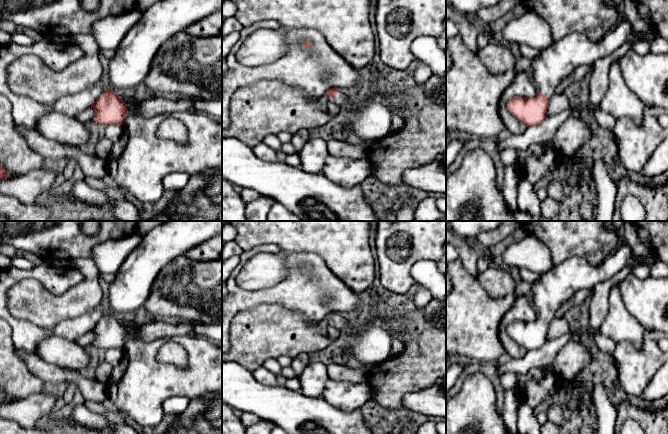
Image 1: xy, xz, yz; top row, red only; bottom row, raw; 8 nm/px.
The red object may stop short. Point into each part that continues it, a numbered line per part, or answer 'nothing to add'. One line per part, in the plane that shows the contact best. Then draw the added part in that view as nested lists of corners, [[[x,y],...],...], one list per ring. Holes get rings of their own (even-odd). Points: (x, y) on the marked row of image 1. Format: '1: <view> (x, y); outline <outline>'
1: xz (368, 119); outline [[[339,89],[335,97],[329,101],[340,106],[348,115],[350,127],[364,143],[372,139],[380,139],[390,133],[393,113],[373,98],[357,99],[351,103]]]

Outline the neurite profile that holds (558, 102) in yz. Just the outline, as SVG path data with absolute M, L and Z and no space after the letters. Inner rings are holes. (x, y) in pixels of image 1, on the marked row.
M554 94L550 98L548 108L547 108L547 115L548 116L554 116L562 111L565 111L569 108L569 101L568 97L564 94Z

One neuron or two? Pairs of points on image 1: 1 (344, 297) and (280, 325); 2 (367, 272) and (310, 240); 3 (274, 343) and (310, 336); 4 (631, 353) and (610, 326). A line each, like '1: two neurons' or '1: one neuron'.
1: two neurons
2: one neuron
3: one neuron
4: two neurons

